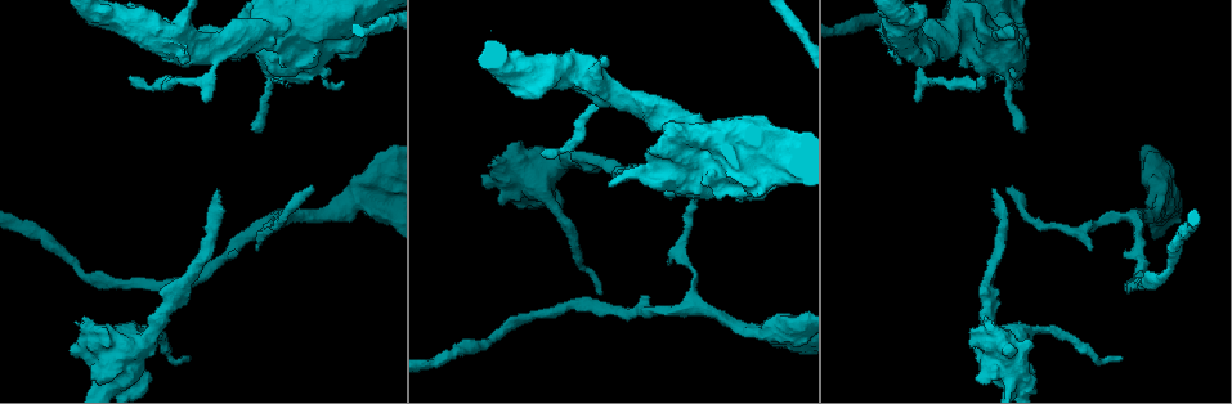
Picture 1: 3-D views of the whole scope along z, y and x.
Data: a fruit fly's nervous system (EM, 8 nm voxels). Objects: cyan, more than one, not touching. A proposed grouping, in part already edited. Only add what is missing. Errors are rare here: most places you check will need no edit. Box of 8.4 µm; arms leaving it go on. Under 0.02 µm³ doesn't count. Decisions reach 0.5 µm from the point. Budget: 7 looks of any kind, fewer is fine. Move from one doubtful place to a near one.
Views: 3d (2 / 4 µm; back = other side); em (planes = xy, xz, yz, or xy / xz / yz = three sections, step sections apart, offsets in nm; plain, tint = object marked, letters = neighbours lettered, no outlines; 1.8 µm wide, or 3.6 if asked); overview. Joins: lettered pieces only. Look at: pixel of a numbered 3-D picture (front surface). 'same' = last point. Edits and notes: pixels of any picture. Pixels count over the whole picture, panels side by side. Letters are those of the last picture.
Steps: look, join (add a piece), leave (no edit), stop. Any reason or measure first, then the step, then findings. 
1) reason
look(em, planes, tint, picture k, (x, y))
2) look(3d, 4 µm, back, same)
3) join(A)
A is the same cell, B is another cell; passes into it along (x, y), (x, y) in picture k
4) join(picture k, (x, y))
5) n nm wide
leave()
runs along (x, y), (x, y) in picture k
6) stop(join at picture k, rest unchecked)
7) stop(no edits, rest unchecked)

an open end
look(3d, 2 µm, picture 1, (995, 189))

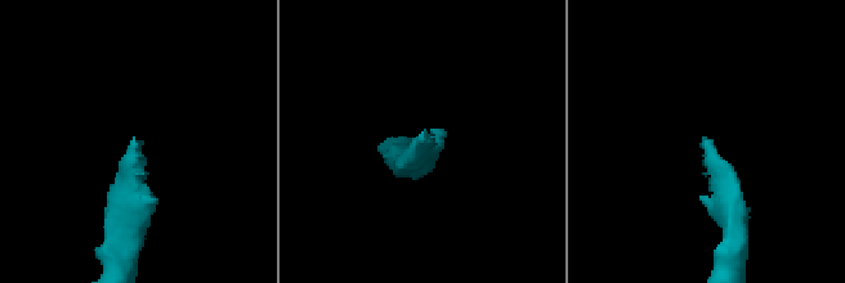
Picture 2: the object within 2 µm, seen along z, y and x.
look(em, planes, plain, picture 2, (424, 133))

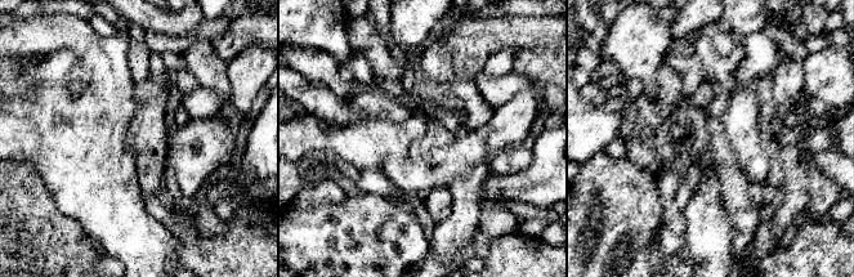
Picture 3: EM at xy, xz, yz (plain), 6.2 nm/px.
look(em, planes, letters, same)

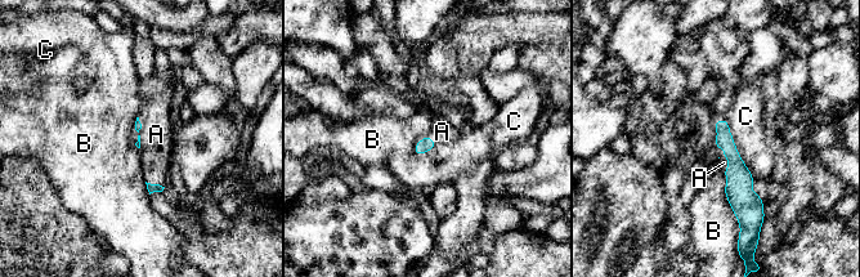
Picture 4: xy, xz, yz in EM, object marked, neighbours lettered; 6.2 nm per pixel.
join(A)
A is the same cell, B and C are other cells; passes into it along (738, 190), (722, 156), (724, 162) in picture 4; it goes on there

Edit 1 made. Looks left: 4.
an open end
look(em, planes, letters, picture 1, (1010, 193))

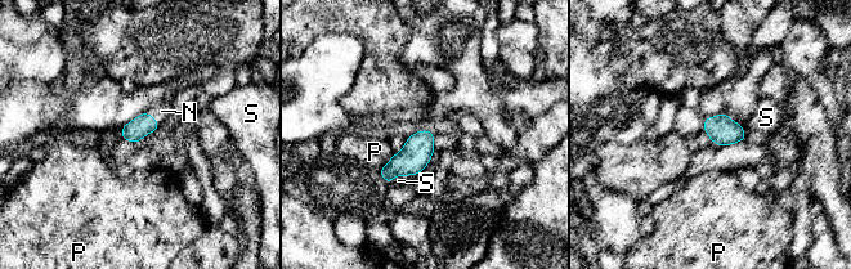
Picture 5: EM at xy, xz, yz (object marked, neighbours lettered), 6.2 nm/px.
join(N)
N is the same cell, P and S are other cells; passes into it along (144, 124), (153, 119), (161, 111) in picture 5; the cell continues

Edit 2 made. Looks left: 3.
sudden change in width
look(em, xz, step 4, tint, picture 1, (631, 176))

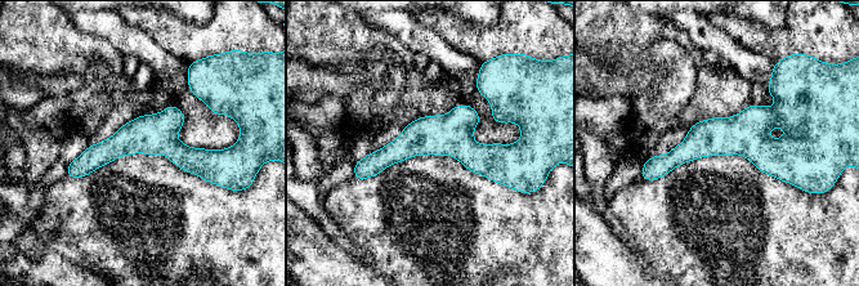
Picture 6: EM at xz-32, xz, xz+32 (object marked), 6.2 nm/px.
look(em, planes, tint, same)

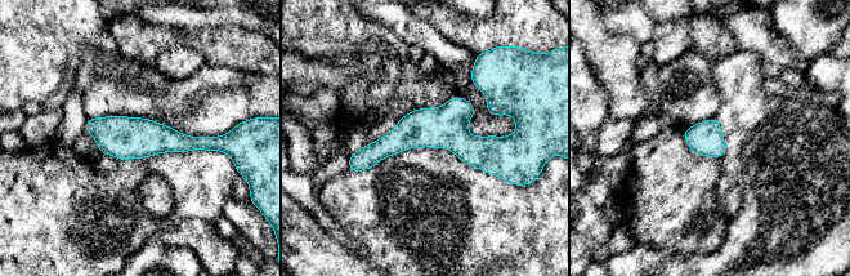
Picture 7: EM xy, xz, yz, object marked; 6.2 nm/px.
what lies round it
look(em, planes, letters, same)

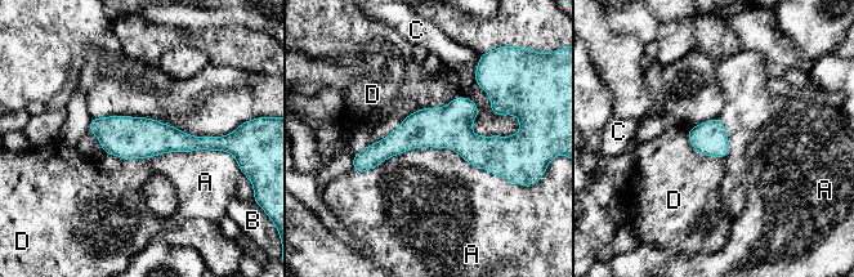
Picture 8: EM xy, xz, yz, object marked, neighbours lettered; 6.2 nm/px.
220 nm wide
leave()
A, B, C and D are other cells; none of them fits

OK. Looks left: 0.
stop(join at picture 4, join at picture 5, rest unchecked)

